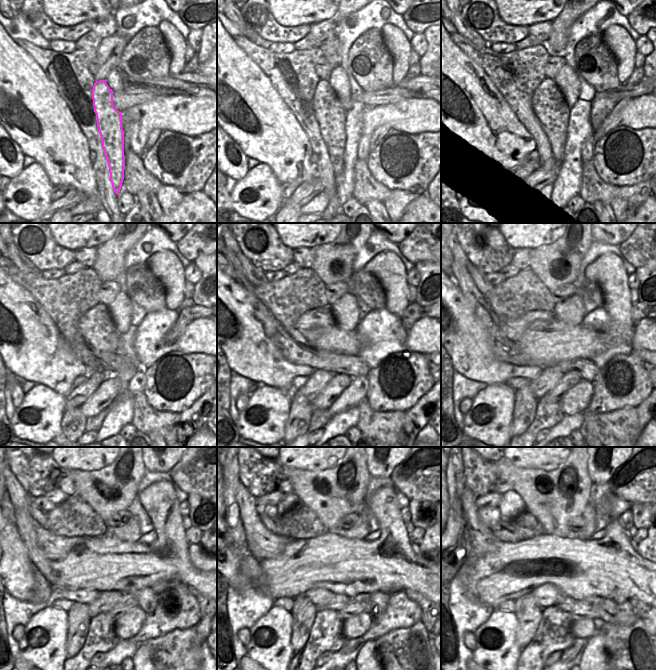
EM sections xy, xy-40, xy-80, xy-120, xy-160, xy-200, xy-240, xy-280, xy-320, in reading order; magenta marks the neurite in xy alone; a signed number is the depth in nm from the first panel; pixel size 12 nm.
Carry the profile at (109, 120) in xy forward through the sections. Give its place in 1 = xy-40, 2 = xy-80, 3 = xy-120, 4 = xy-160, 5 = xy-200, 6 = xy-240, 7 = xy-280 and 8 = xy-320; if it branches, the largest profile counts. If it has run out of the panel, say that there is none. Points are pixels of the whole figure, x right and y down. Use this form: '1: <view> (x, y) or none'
1: xy-40 (330, 113)
2: xy-80 (548, 104)
3: xy-120 (97, 327)
4: xy-160 (319, 320)
5: xy-200 (513, 329)
6: xy-240 (42, 544)
7: xy-280 (263, 543)
8: xy-320 (484, 541)

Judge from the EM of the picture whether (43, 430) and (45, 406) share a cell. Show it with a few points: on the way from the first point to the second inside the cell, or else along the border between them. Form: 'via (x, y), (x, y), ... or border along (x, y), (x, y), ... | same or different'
via (43, 424), (43, 412) | same

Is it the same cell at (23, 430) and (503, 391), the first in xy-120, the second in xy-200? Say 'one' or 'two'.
one

